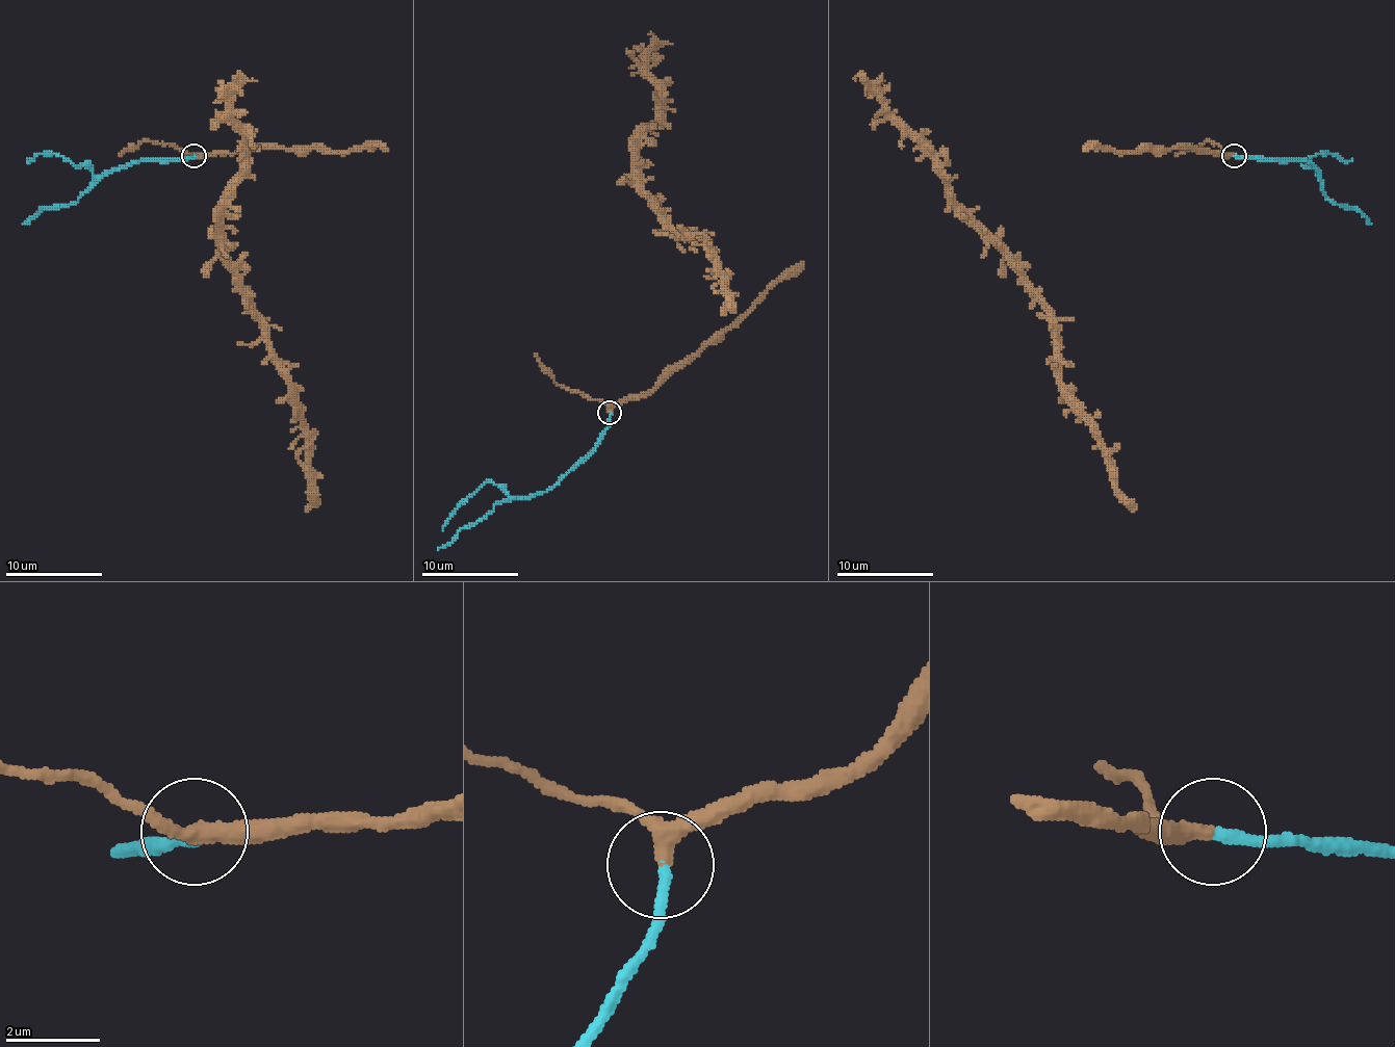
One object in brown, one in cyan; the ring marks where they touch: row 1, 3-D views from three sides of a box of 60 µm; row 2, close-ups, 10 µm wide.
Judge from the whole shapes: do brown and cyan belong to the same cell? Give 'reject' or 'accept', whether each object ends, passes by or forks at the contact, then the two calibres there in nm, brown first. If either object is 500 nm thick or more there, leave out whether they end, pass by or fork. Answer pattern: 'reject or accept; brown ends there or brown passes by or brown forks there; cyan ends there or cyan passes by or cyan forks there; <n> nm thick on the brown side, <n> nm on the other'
accept; brown passes by; cyan ends there; 280 nm thick on the brown side, 240 nm on the other

